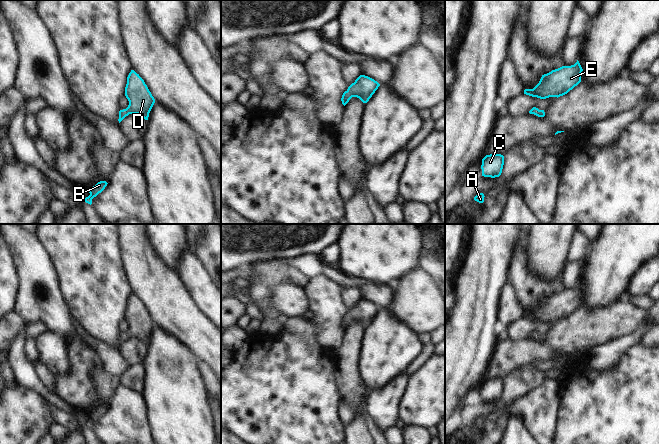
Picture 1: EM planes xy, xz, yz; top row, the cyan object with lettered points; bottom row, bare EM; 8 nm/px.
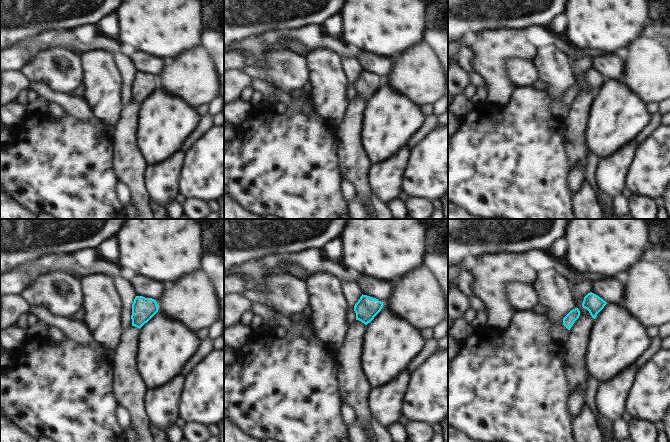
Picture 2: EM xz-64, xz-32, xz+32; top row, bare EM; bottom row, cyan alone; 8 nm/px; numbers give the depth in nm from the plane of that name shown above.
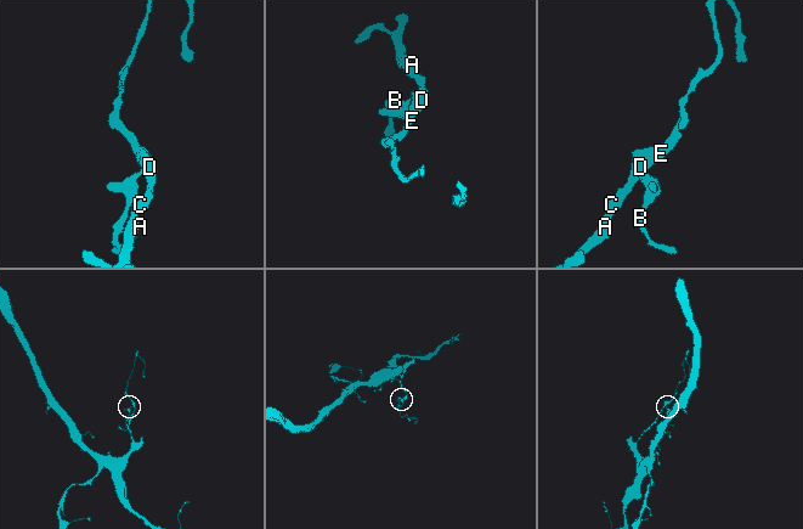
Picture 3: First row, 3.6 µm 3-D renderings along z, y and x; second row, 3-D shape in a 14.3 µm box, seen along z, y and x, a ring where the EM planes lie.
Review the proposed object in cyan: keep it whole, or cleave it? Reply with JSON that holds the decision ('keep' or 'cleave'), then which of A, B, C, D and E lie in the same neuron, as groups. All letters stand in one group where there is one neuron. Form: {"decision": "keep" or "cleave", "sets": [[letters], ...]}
{"decision": "keep", "sets": [["A", "B", "C", "D", "E"]]}

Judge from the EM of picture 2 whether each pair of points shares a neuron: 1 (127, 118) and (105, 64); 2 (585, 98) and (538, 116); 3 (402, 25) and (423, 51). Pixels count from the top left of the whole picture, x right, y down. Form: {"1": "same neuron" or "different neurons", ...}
{"1": "different neurons", "2": "different neurons", "3": "different neurons"}

